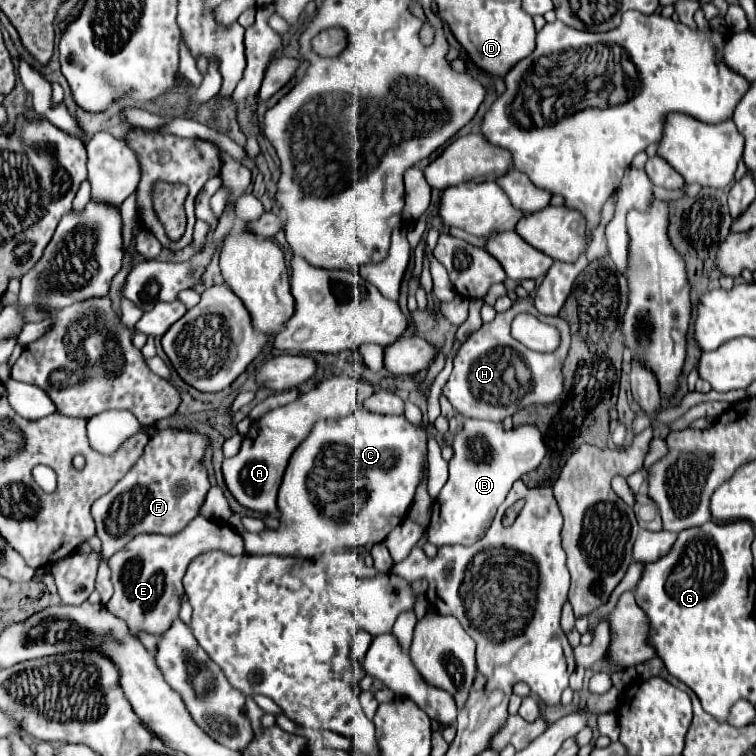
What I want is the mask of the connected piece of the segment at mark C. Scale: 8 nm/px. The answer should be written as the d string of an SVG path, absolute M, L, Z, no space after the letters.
M357 408L355 412L351 412L345 418L337 418L337 420L319 420L311 434L295 448L295 452L291 454L291 462L287 464L281 488L279 488L279 512L283 516L285 528L281 534L277 534L277 529L267 529L263 532L253 533L245 532L245 548L247 554L277 554L277 556L297 556L297 558L313 558L317 554L323 554L325 550L343 550L343 548L357 548L357 546L365 546L365 544L377 544L383 542L387 538L387 534L399 526L405 520L405 514L413 502L415 496L415 488L419 484L419 476L421 476L421 468L423 468L423 460L425 460L425 452L427 452L427 430L425 428L417 428L413 424L407 422L405 416L385 416L385 414L375 414L369 412L365 408Z

